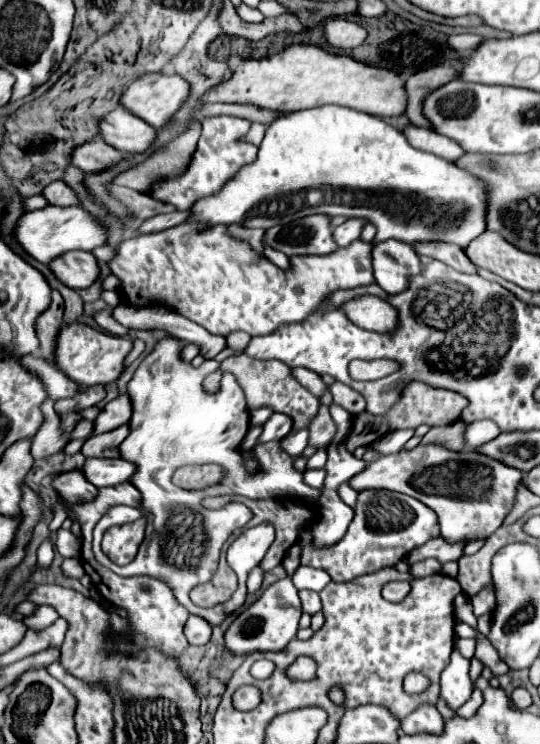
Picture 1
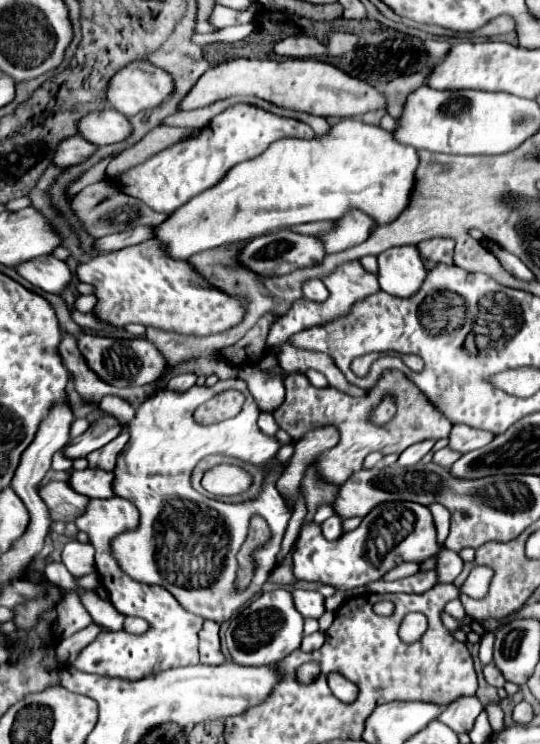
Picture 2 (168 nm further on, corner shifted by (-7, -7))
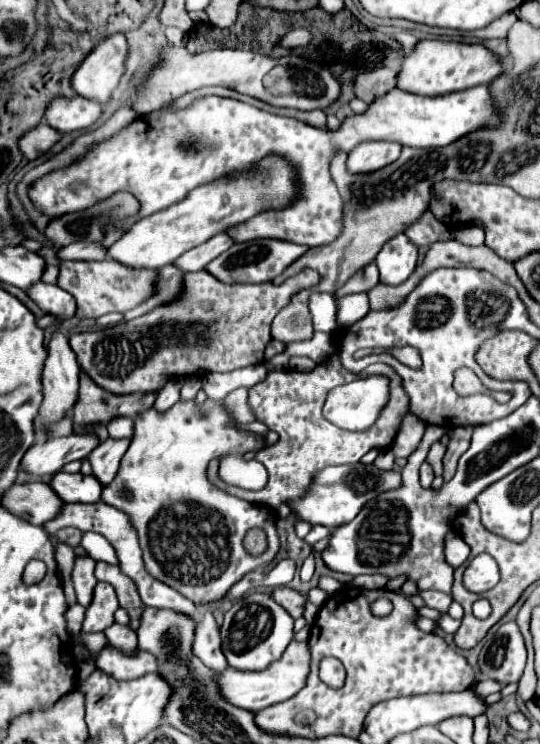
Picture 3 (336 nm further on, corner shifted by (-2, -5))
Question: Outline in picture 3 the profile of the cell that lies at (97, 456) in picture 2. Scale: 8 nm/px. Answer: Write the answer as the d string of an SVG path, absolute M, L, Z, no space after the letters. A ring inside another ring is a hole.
M107 439L89 455L93 465L93 475L101 481L101 485L109 485L117 475L121 457L129 447L129 439Z

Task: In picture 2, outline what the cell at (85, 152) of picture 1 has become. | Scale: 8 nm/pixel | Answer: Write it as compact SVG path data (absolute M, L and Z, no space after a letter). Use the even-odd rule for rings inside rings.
M74 135L74 137L70 137L70 139L60 143L60 147L56 149L56 155L54 155L54 163L58 167L66 169L66 167L84 163L94 153L96 153L96 145L92 145L90 141L82 139L82 135Z

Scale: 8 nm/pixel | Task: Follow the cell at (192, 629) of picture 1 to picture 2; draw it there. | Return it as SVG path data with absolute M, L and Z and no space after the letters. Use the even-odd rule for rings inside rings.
M204 621L198 637L200 637L200 663L204 665L224 663L224 655L220 651L220 639L218 639L218 623Z

